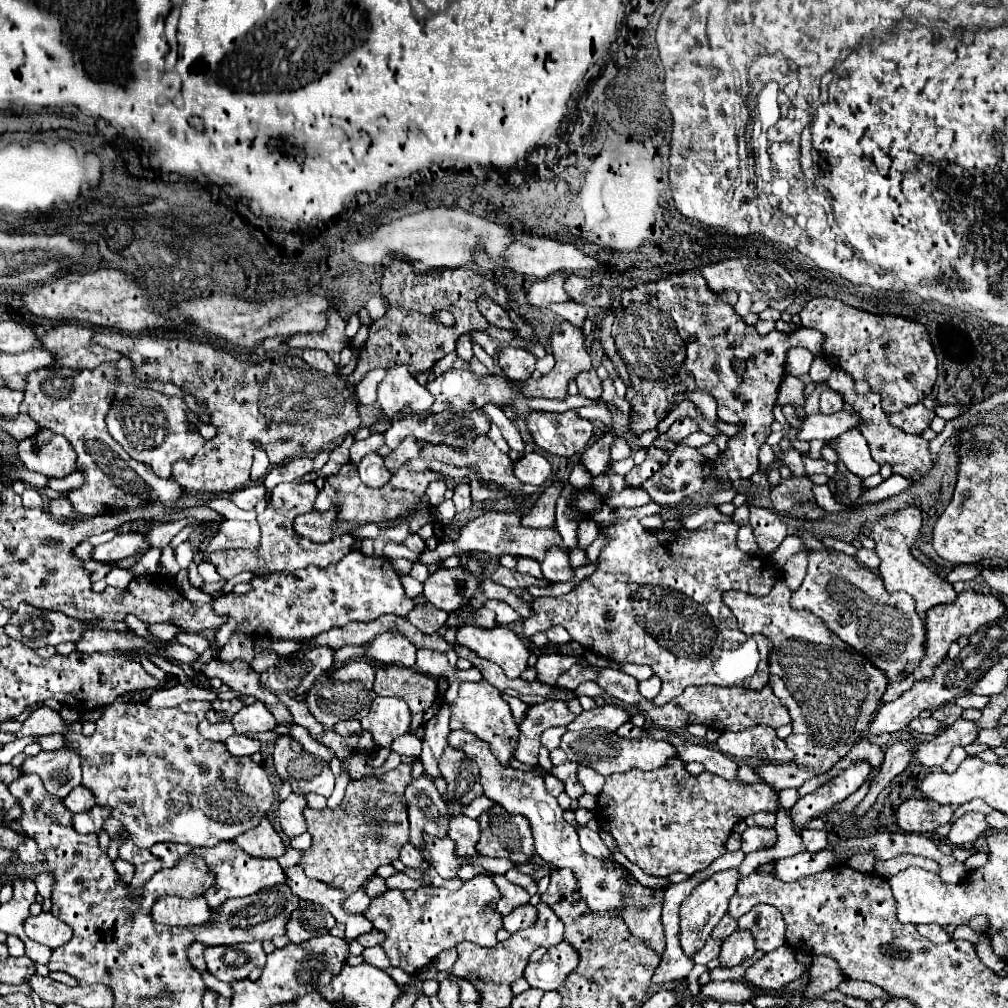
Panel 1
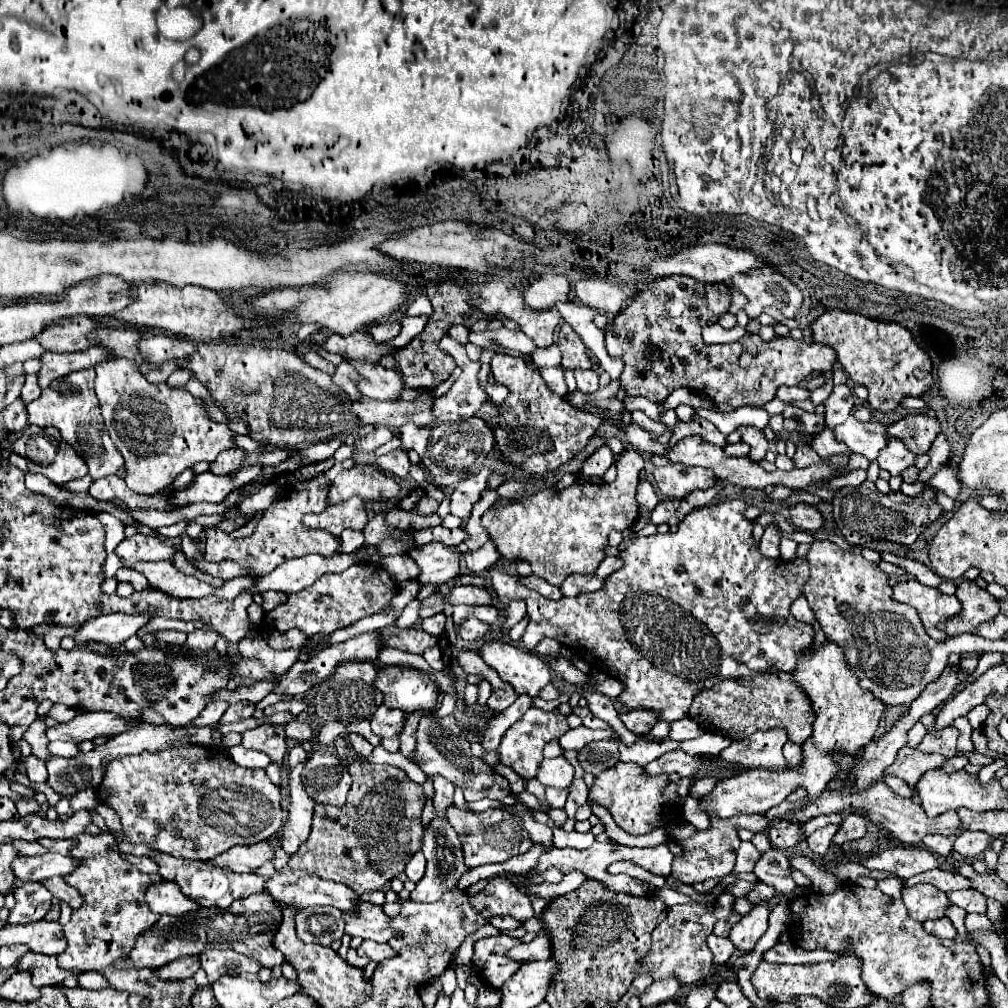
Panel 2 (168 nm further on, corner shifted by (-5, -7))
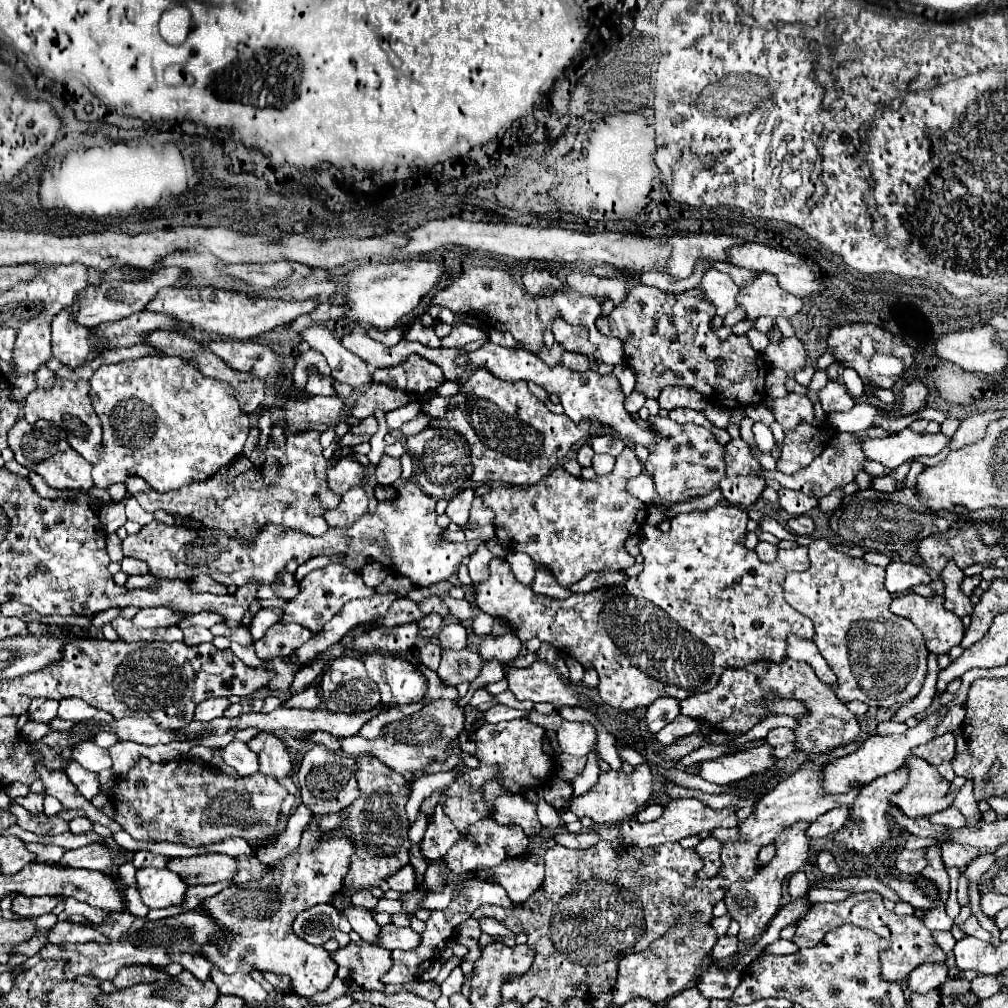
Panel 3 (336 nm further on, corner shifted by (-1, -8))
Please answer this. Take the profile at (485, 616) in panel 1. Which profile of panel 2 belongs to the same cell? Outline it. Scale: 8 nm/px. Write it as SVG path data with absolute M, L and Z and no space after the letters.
M467 616L461 624L459 624L459 636L467 642L473 642L477 638L483 638L489 630L489 624L477 620L475 616Z

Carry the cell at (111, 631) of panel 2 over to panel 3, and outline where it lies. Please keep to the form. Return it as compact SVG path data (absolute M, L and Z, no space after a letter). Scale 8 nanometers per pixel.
M153 607L153 609L141 609L133 619L135 627L149 627L149 629L159 629L159 627L173 627L181 621L181 617L169 613L165 607Z

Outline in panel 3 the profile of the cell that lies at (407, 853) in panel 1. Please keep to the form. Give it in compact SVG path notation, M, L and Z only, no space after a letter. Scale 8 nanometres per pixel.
M409 863L409 865L403 865L393 877L389 877L387 883L389 883L391 889L395 889L399 893L411 893L415 889L415 877L417 877L415 869Z

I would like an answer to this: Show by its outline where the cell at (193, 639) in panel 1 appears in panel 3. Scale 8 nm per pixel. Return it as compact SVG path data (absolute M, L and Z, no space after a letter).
M187 627L187 629L183 629L183 633L185 633L185 639L183 641L187 645L199 645L199 643L213 641L211 631L205 629L205 627Z

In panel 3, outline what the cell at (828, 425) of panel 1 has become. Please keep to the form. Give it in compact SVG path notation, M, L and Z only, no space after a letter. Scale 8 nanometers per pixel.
M903 429L887 437L875 437L875 439L865 437L861 441L861 449L867 459L879 461L889 469L897 469L901 463L905 463L911 457L937 455L949 443L949 439L951 437L945 437L943 433L921 435L921 433L911 433L911 429Z

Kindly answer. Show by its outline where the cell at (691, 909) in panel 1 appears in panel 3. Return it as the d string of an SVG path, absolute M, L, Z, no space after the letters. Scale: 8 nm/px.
M691 921L687 925L673 925L663 937L655 939L649 949L641 955L625 955L619 961L617 985L613 989L611 1007L619 1007L627 1003L631 997L645 997L649 1001L665 1001L677 993L681 993L689 981L693 981L703 967L703 963L711 957L711 949L717 943L717 933L711 923Z

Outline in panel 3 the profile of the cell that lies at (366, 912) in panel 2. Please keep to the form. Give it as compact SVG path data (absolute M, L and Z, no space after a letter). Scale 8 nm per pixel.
M393 923L383 925L379 935L377 935L377 943L389 951L393 949L413 949L417 947L421 941L419 933L415 933L411 927L397 927Z

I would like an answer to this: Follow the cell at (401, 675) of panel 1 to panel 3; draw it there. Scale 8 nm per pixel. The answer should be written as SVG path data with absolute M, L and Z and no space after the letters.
M381 653L363 655L363 663L379 687L383 705L409 705L425 697L427 679L413 663Z

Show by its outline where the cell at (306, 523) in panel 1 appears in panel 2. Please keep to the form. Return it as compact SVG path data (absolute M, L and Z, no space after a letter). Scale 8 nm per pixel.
M355 496L341 504L329 506L325 512L307 514L303 518L303 524L309 528L323 528L323 530L329 530L333 536L339 536L345 528L363 530L367 520L369 520L367 504Z

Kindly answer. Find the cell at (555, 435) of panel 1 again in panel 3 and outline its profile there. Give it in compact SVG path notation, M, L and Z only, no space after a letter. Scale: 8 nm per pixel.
M479 367L471 379L461 387L461 393L455 397L439 397L435 391L425 395L423 411L433 417L433 427L439 429L457 429L471 445L471 461L473 461L473 473L471 479L481 485L495 485L505 483L507 487L525 487L535 485L539 479L543 479L553 467L559 465L571 451L571 447L587 435L589 421L573 423L565 413L557 415L545 407L541 399L537 399L529 387L527 381L503 381L497 375L493 375L487 367Z

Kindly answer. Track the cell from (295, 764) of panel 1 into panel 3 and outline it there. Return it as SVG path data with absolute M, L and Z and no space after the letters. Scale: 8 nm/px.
M317 745L309 749L303 757L303 763L299 767L297 779L299 779L299 791L303 803L313 813L337 813L343 807L351 805L357 799L357 779L355 779L355 759L349 755L327 751L325 747Z

